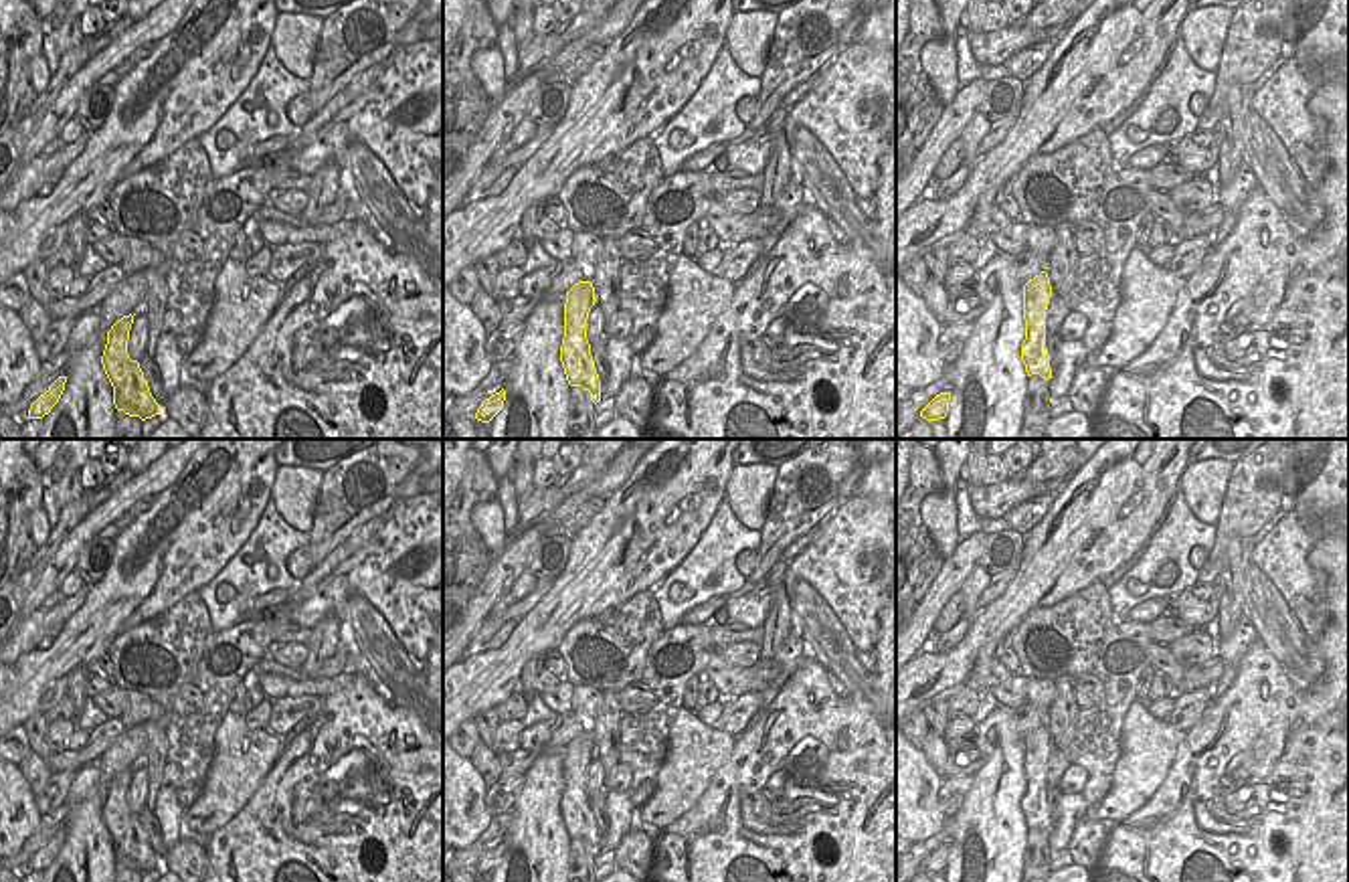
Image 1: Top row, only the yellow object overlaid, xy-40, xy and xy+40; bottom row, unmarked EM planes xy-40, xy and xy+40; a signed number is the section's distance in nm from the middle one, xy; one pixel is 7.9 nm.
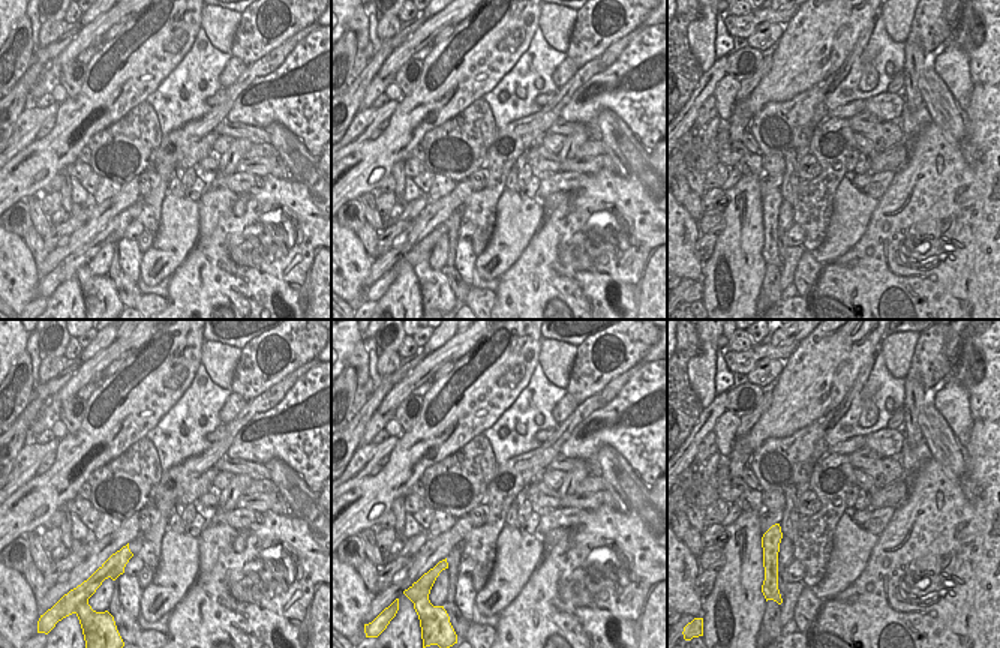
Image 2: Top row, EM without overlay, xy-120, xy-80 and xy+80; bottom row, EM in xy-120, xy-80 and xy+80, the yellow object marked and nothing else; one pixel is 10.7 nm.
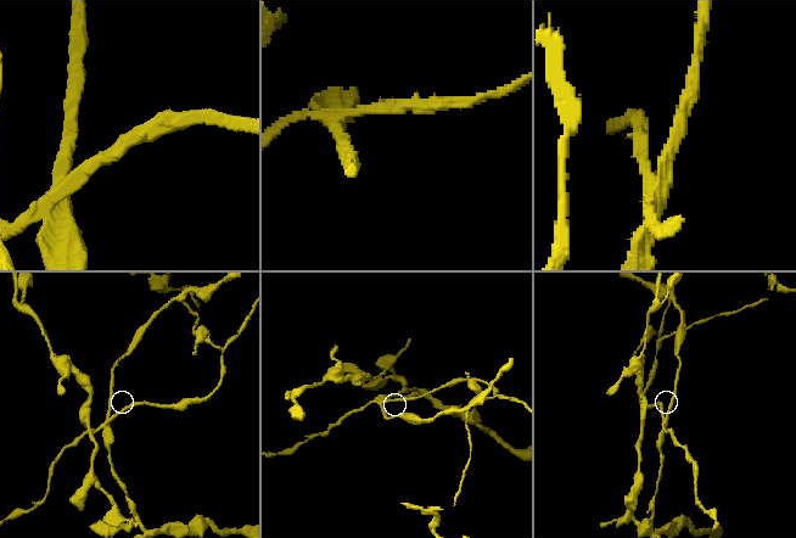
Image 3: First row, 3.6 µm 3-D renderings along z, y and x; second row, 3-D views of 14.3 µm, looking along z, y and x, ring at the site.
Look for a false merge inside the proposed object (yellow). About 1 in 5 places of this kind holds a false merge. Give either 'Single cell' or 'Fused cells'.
Fused cells.

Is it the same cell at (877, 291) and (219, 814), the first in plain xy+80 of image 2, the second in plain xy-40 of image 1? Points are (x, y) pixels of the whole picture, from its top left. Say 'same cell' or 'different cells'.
different cells

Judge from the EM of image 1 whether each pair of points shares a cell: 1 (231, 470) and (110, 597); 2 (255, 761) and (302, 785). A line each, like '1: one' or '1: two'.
1: one
2: two

